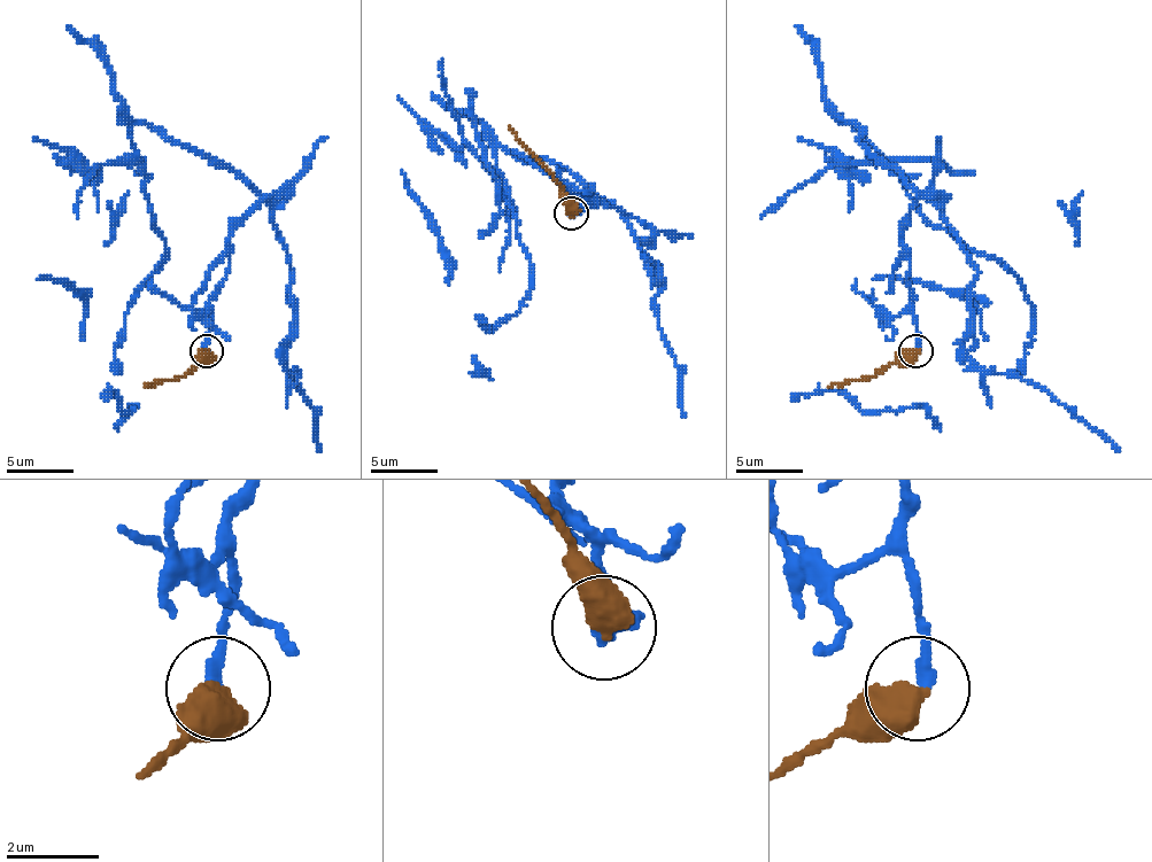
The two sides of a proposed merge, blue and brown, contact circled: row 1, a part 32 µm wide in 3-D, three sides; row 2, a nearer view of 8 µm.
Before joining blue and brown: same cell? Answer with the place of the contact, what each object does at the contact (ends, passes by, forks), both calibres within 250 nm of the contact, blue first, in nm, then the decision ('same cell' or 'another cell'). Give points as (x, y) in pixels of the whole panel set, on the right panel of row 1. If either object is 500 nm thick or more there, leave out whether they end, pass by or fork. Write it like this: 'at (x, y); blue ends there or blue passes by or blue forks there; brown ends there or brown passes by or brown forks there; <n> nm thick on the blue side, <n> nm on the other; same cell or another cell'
at (915, 350); 240 nm thick on the blue side, 600 nm on the other; another cell

